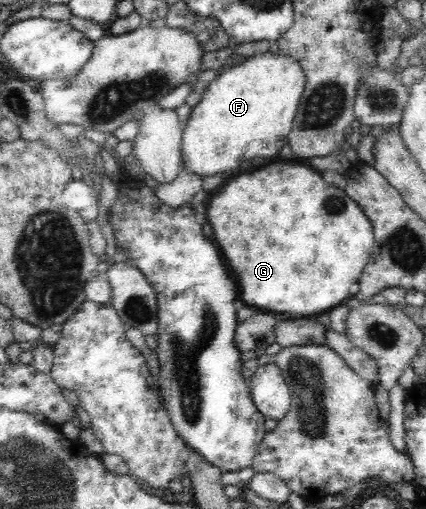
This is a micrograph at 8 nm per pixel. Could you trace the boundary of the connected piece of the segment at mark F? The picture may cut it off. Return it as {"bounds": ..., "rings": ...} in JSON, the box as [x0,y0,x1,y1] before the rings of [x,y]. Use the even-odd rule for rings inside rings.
{"bounds":[181,49,306,178],"rings":[[[277,49],[247,57],[243,62],[234,61],[220,70],[210,88],[205,90],[197,106],[183,124],[181,136],[182,164],[185,171],[195,173],[201,178],[210,174],[223,173],[227,178],[239,174],[241,163],[246,160],[278,158],[282,150],[283,139],[288,136],[297,114],[299,100],[306,88],[306,71],[297,57],[282,53]]]}

